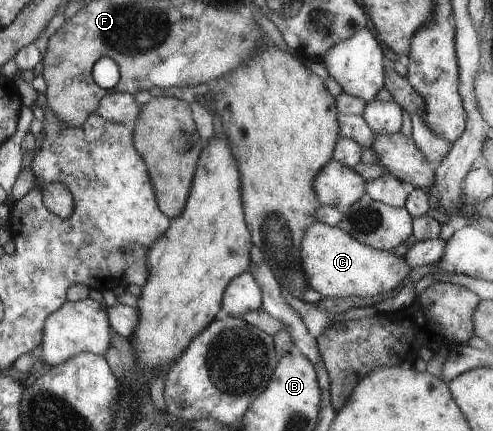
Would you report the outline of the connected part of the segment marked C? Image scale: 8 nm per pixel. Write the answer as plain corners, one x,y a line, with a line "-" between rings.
315,220
302,237
302,269
306,285
326,297
373,297
391,291
407,277
411,268
391,251
378,250
359,243
337,226

